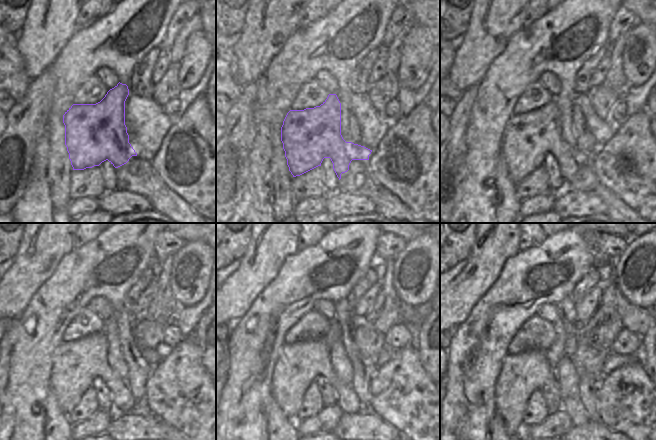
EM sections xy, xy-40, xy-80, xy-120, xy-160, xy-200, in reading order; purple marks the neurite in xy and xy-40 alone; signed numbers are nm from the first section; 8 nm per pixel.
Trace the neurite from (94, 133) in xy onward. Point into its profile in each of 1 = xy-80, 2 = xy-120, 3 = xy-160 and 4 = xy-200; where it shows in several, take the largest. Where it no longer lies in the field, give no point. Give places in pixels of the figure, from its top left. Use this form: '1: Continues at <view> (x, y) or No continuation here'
1: Continues at xy-80 (528, 138)
2: Continues at xy-120 (76, 364)
3: Continues at xy-160 (299, 365)
4: Continues at xy-200 (521, 374).

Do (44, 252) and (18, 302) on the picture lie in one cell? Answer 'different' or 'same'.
same

